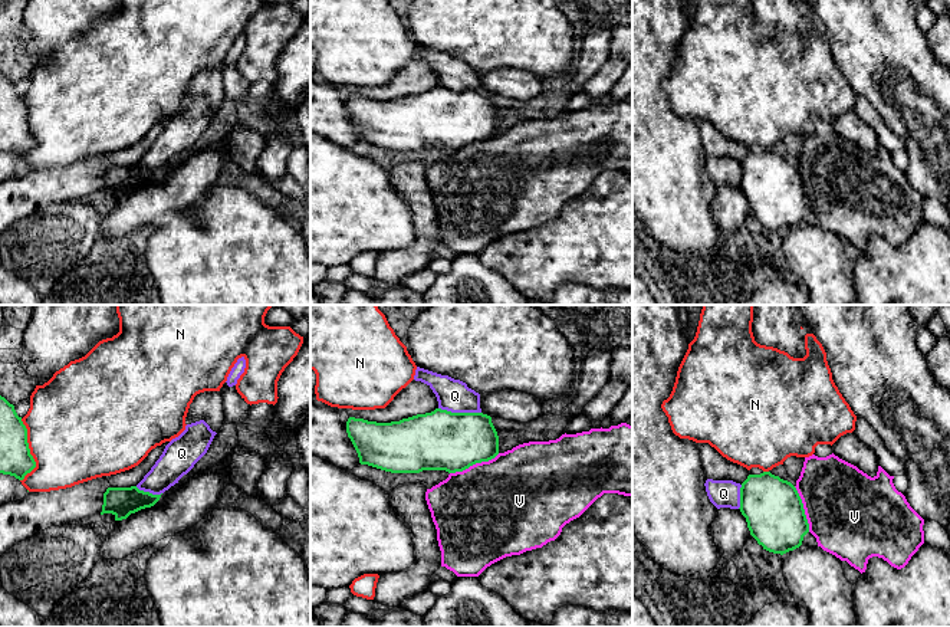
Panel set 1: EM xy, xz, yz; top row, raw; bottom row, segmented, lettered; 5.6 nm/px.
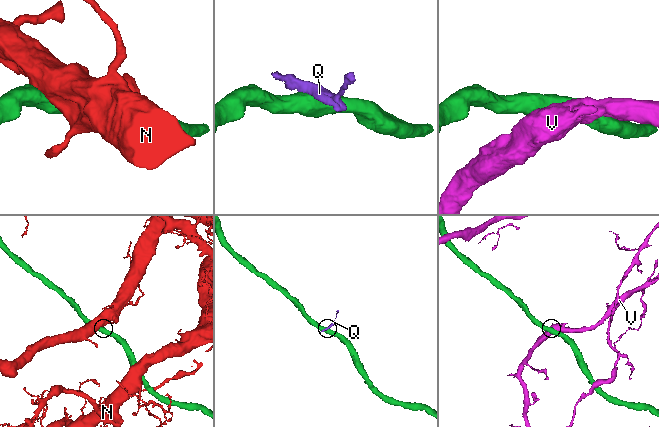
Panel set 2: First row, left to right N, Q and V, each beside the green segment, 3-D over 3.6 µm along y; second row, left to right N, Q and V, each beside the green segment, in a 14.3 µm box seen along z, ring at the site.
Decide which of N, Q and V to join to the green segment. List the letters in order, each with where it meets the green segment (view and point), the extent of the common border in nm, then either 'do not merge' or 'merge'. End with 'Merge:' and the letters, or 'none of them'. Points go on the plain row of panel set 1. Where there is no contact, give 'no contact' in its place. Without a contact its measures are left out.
N: meets green in xy at (29, 128); contact 360 nm long; do not merge
Q: meets green in xz at (460, 91); contact 240 nm long; do not merge
V: meets green in xz at (474, 141); contact 300 nm long; do not merge
Merge: none of them

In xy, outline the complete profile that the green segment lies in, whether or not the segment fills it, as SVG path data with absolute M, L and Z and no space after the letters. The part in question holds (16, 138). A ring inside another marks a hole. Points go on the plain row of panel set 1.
M0 73L0 151L23 158L34 145L27 106L14 83Z

